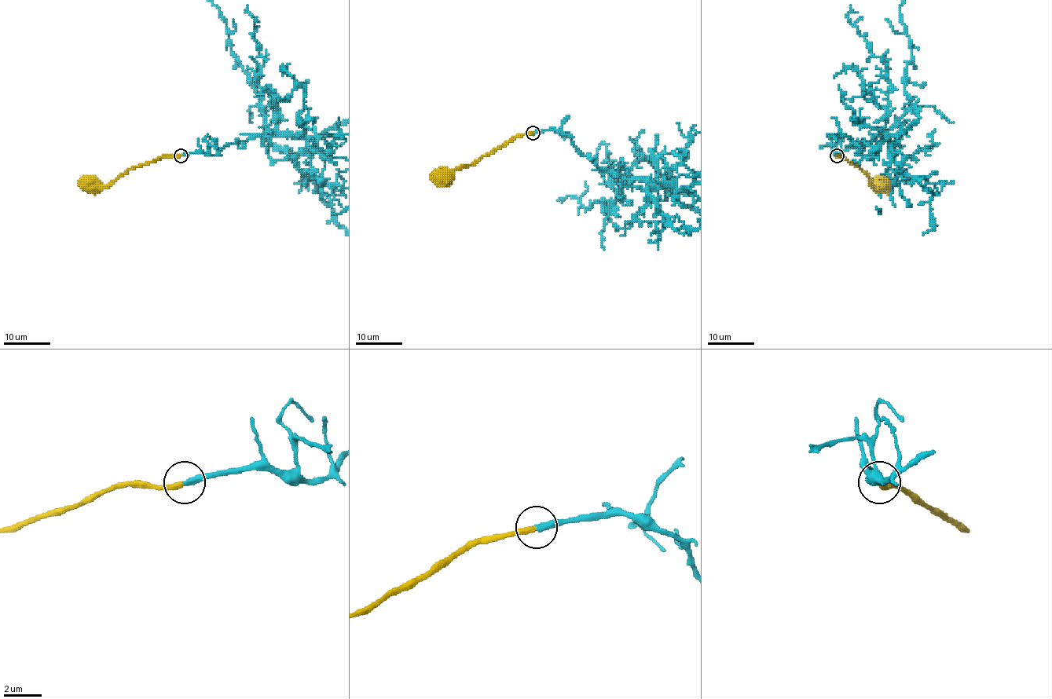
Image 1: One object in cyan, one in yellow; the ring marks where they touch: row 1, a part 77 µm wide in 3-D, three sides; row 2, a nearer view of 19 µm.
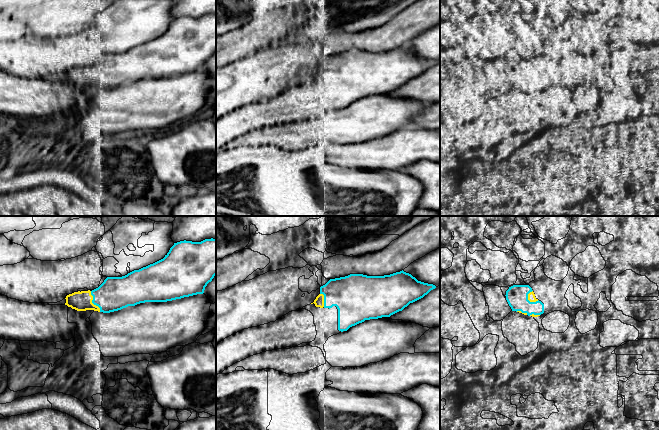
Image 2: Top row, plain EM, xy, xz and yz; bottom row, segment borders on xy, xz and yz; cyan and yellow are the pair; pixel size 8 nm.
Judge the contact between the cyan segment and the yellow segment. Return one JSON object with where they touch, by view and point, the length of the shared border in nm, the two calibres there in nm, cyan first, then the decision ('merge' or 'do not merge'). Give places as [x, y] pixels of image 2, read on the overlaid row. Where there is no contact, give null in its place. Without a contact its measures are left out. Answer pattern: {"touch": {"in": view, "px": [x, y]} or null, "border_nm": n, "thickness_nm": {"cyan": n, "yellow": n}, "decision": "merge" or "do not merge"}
{"touch": {"in": "xy", "px": [92, 302]}, "border_nm": 190, "thickness_nm": {"cyan": 280, "yellow": 160}, "decision": "do not merge"}

